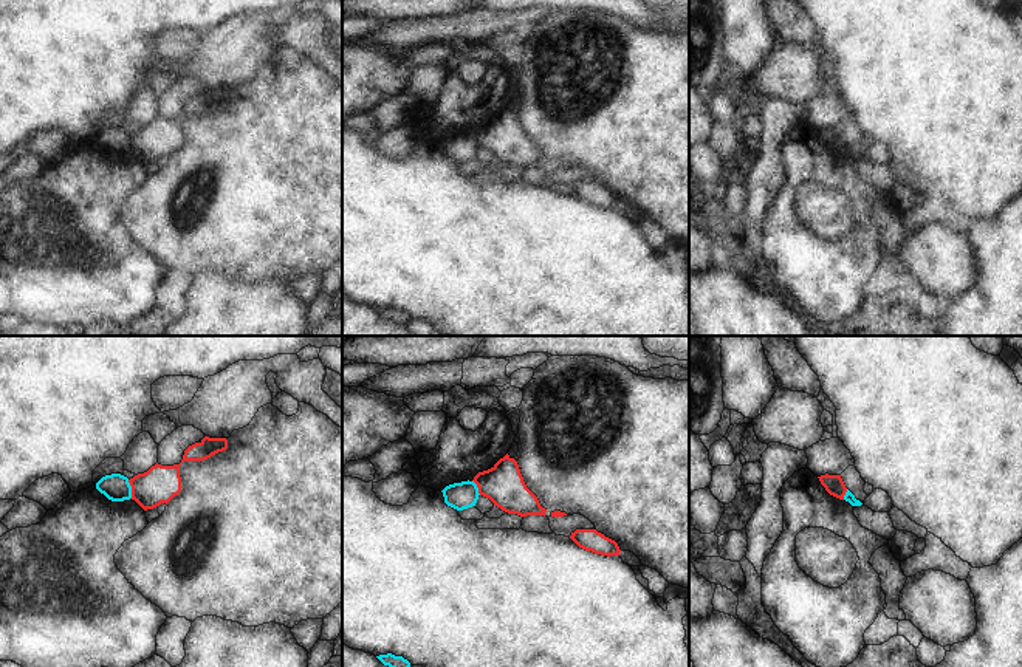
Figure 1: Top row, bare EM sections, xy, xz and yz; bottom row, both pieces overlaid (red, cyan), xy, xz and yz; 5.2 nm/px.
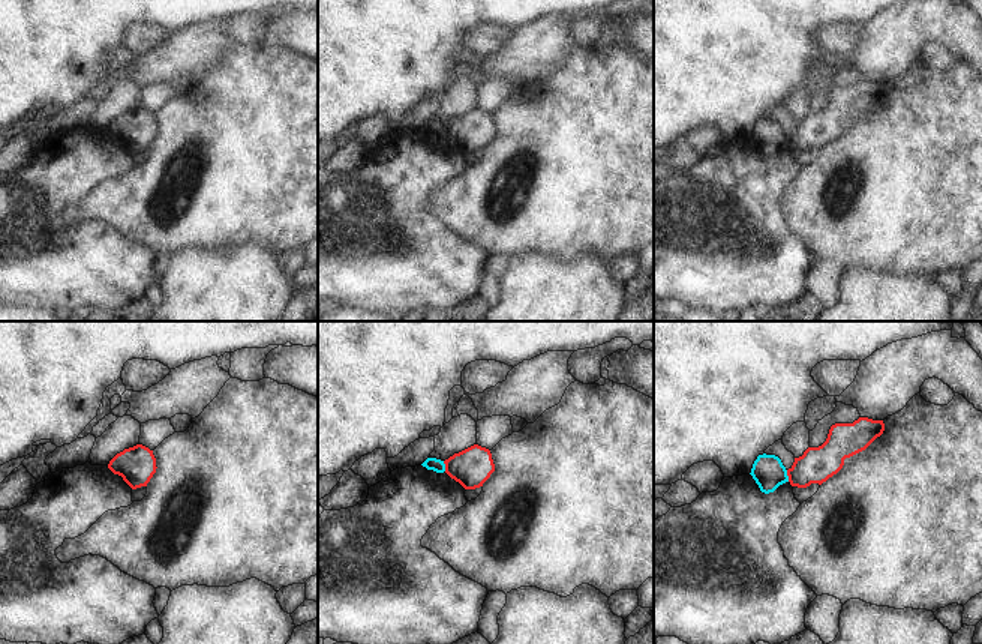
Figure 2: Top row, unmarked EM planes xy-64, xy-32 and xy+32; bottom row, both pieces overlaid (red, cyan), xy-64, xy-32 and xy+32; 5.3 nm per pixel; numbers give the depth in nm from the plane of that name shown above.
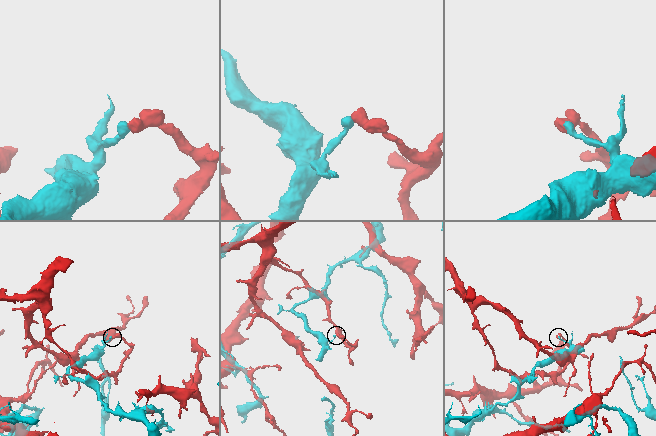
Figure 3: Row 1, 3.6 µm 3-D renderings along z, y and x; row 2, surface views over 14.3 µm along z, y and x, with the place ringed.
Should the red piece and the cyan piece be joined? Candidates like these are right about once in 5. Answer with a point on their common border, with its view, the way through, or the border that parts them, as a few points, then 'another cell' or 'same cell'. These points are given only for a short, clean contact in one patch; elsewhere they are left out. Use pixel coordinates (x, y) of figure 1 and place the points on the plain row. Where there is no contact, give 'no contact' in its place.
meets red in xy at (132, 143); another cell

